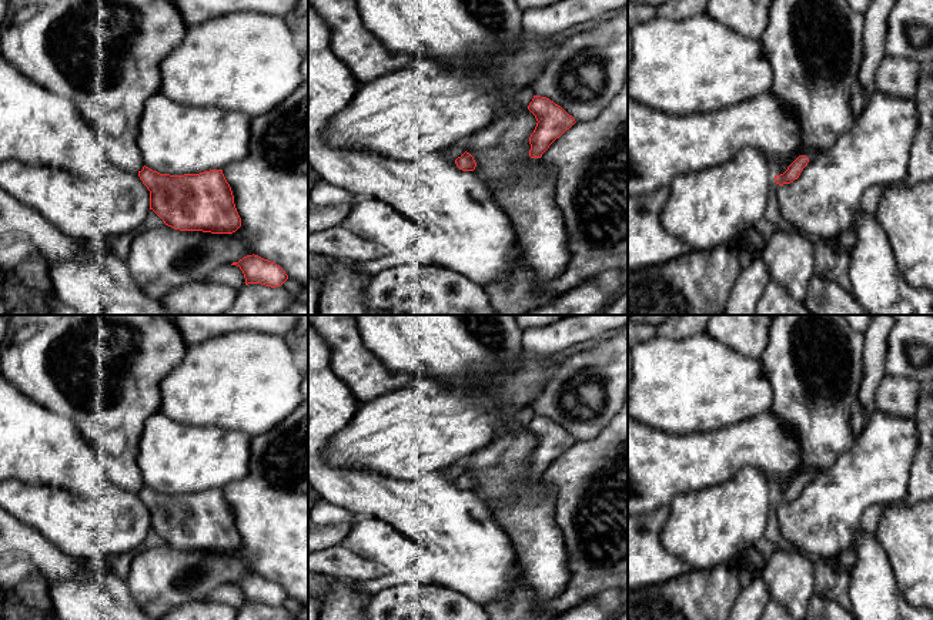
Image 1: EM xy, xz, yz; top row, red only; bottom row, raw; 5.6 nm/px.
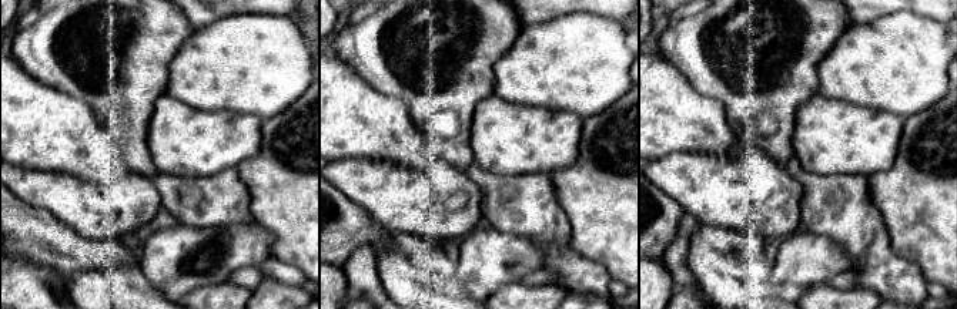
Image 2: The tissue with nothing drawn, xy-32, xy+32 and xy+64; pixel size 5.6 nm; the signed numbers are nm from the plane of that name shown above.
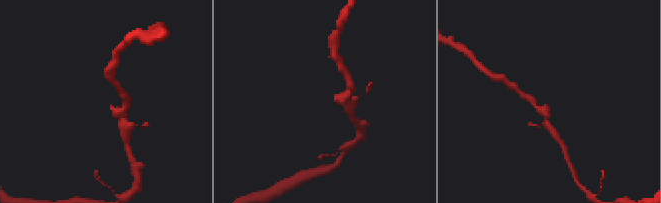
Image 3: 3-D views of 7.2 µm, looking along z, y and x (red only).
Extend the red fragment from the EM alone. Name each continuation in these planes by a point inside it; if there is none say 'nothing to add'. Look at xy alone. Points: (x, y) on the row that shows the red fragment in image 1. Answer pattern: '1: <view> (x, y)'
nothing to add

